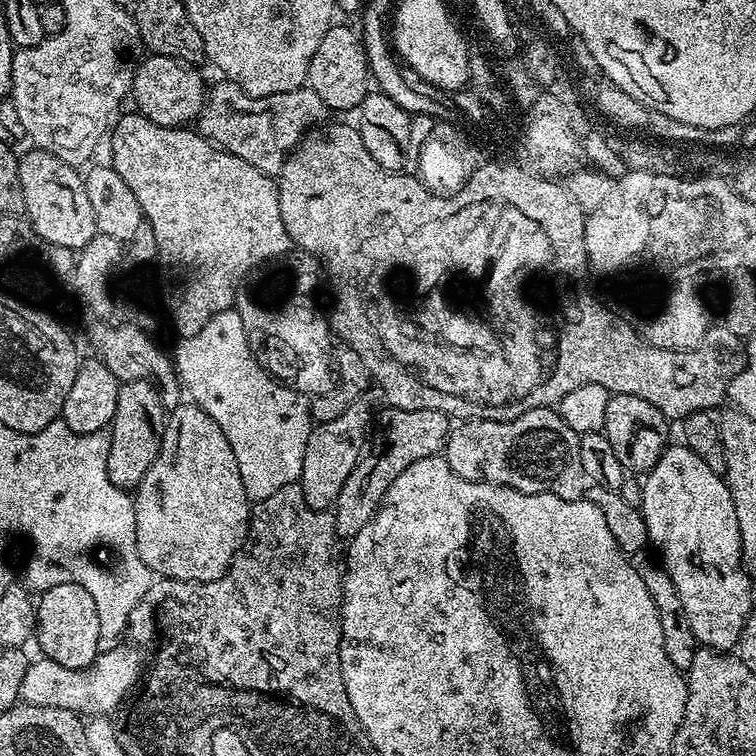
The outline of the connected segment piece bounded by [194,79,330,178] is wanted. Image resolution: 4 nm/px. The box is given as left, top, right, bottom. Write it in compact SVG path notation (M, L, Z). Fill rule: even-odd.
M221 79L219 83L213 88L211 85L205 108L195 121L195 131L223 152L242 158L242 162L250 162L254 170L262 170L262 174L273 178L283 173L284 163L300 139L313 128L323 125L330 116L322 98L307 86L282 94L251 96L230 80Z

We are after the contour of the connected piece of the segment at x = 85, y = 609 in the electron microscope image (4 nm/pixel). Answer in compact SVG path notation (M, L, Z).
M63 584L62 586L50 586L50 590L39 593L36 606L36 635L35 643L40 643L40 648L47 659L58 662L58 666L67 668L89 668L97 658L102 648L100 638L100 619L98 609L94 607L94 598L82 586L77 584Z

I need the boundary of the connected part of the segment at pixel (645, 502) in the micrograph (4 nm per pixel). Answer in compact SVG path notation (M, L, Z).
M676 442L665 447L660 461L646 473L642 483L642 502L639 510L644 515L651 547L660 548L659 559L670 574L678 594L682 598L682 610L686 610L686 622L694 630L697 645L717 650L732 650L740 643L742 626L754 611L752 604L753 577L746 571L740 547L740 527L734 498L730 498L727 479L721 473L710 470L694 450Z

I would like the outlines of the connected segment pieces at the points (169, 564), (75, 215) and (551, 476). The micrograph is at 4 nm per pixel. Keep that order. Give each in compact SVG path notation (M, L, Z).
M181 402L167 413L164 437L156 456L151 457L148 469L134 491L134 552L140 561L157 577L181 580L187 584L205 584L222 578L228 567L241 555L248 538L248 521L252 518L252 504L242 486L238 458L222 434L222 426L197 404Z
M31 150L19 157L18 178L24 199L23 215L41 235L45 245L79 250L98 235L94 222L94 210L90 210L90 198L86 198L85 177L79 176L71 164L54 158L54 154Z
M555 407L535 408L529 412L523 412L521 416L515 416L512 420L482 420L479 418L469 419L469 424L464 424L460 429L453 431L449 435L446 445L446 459L450 470L454 470L454 474L458 474L467 480L477 480L478 482L486 482L487 484L501 484L507 488L513 488L519 492L529 492L530 494L538 494L539 492L549 492L558 498L566 498L567 500L579 500L586 492L586 477L582 470L582 454L580 453L581 433L570 430L570 426L566 426L566 422L560 417L559 411Z

